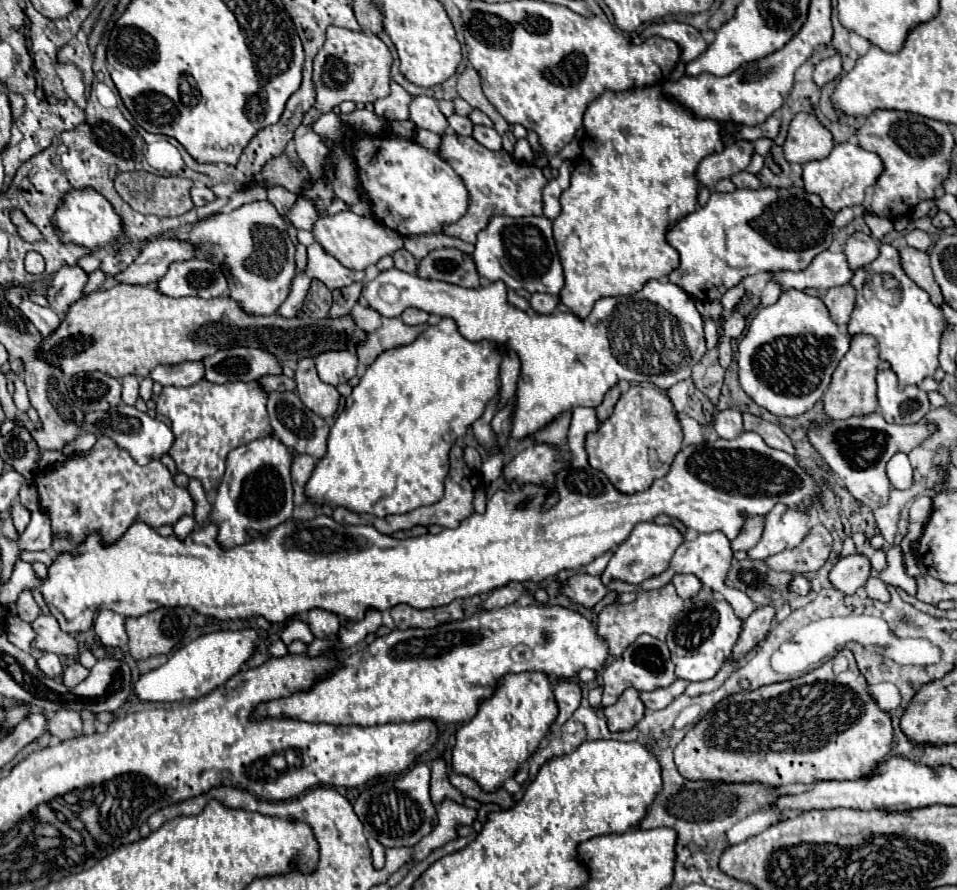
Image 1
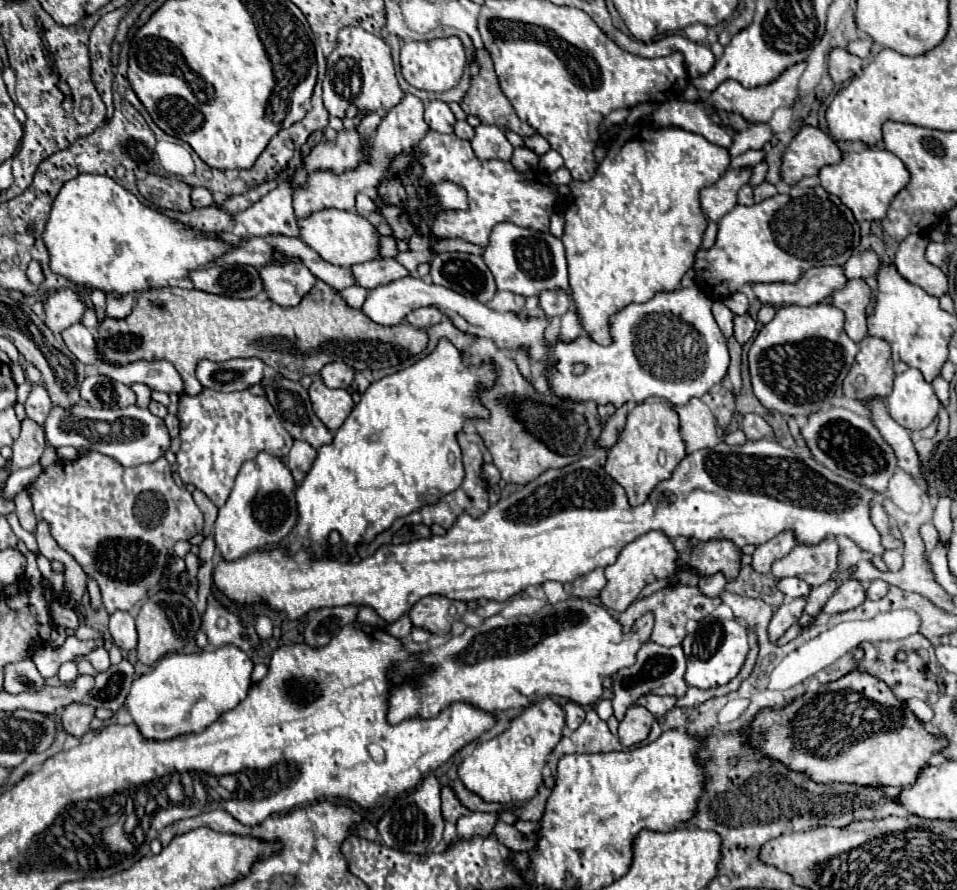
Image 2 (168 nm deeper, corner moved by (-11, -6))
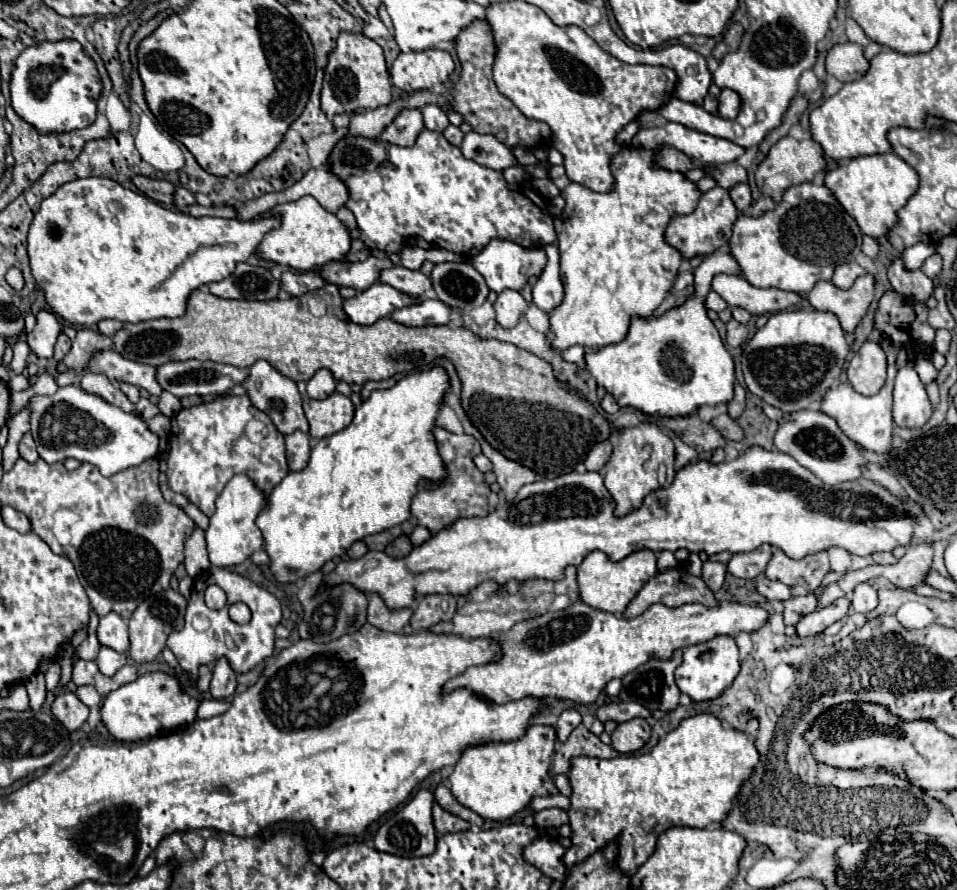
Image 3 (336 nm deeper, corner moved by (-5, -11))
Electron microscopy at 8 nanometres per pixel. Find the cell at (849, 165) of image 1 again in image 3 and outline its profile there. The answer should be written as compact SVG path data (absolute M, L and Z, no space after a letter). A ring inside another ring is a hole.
M896 153L856 157L826 173L826 187L832 189L846 213L856 219L862 233L872 239L880 239L894 229L898 211L916 193L918 183L918 173Z

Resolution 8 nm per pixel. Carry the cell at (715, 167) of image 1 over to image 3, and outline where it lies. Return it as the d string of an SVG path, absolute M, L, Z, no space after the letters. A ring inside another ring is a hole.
M714 187L698 199L698 205L690 215L674 215L670 225L666 227L664 237L668 245L672 245L674 249L682 253L684 259L692 259L698 255L710 255L712 251L724 247L730 241L732 225L736 219L738 219L738 211L728 195L728 189Z

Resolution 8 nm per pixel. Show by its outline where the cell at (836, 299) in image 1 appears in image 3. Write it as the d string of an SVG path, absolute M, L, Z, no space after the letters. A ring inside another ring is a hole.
M860 275L850 289L836 289L828 281L818 281L808 293L808 301L818 311L834 313L846 333L854 333L874 299L874 275Z

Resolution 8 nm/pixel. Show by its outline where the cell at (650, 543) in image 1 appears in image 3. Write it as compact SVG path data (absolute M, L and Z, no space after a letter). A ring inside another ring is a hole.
M648 549L644 551L636 551L628 557L624 557L622 561L610 561L608 555L604 555L602 551L592 551L580 565L578 565L578 587L580 587L580 599L582 603L600 609L600 611L608 611L608 613L624 613L624 609L628 607L628 603L634 599L634 595L644 587L644 583L648 579L652 579L658 573L656 569L656 555Z

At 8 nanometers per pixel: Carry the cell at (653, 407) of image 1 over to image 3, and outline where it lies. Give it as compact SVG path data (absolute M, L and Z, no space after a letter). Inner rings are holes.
M642 423L638 427L630 427L630 429L622 431L618 443L614 445L612 457L604 467L606 469L604 485L616 501L616 509L614 509L616 517L624 517L630 511L638 509L642 505L644 497L660 487L660 483L658 483L660 463L664 463L668 469L666 483L672 483L672 477L674 477L674 443L668 435L664 435L658 429L658 425Z

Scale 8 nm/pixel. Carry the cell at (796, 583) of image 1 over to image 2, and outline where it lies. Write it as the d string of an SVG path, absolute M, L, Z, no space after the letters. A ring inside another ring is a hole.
M782 578L782 580L778 580L778 590L784 592L784 596L788 600L806 598L810 594L810 586L800 578Z

